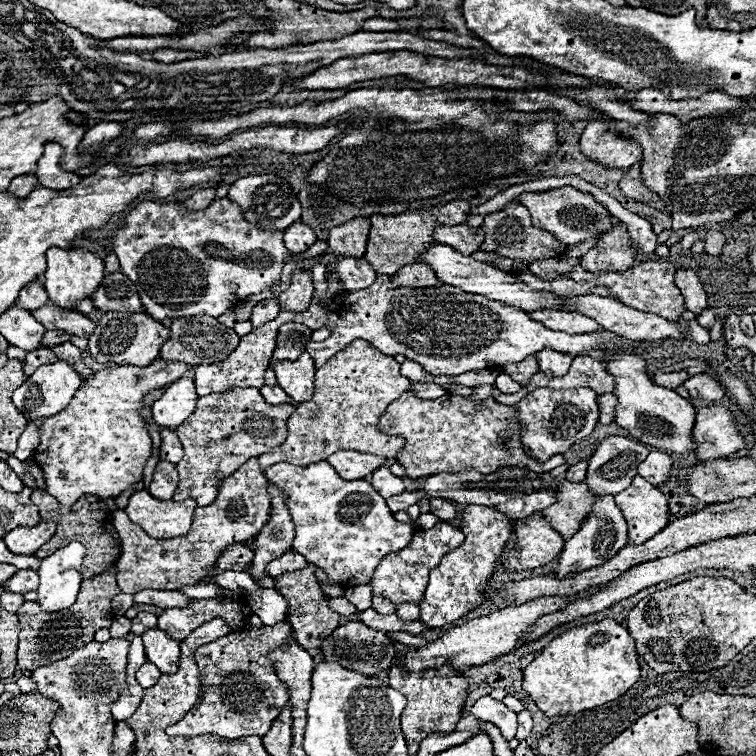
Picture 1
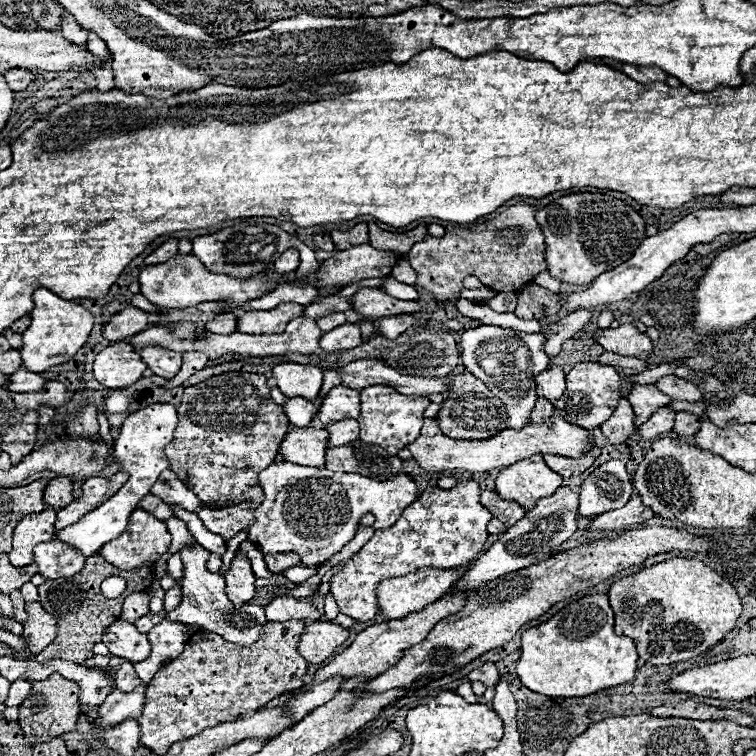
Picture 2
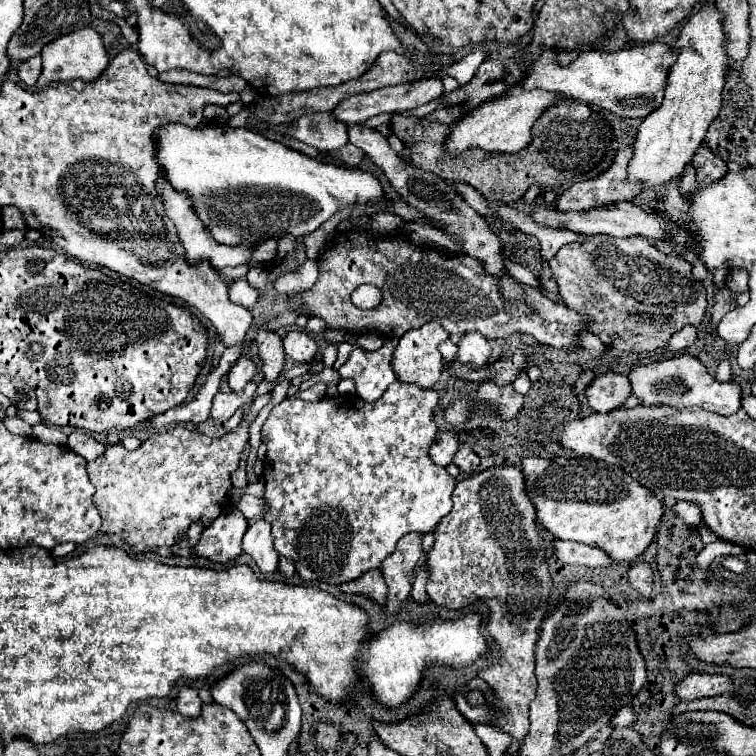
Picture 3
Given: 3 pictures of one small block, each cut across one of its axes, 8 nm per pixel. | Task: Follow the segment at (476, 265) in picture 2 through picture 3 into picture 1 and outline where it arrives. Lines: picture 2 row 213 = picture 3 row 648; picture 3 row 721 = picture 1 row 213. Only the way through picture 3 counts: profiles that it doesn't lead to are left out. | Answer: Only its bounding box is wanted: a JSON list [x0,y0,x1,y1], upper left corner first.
[480,204,566,264]

